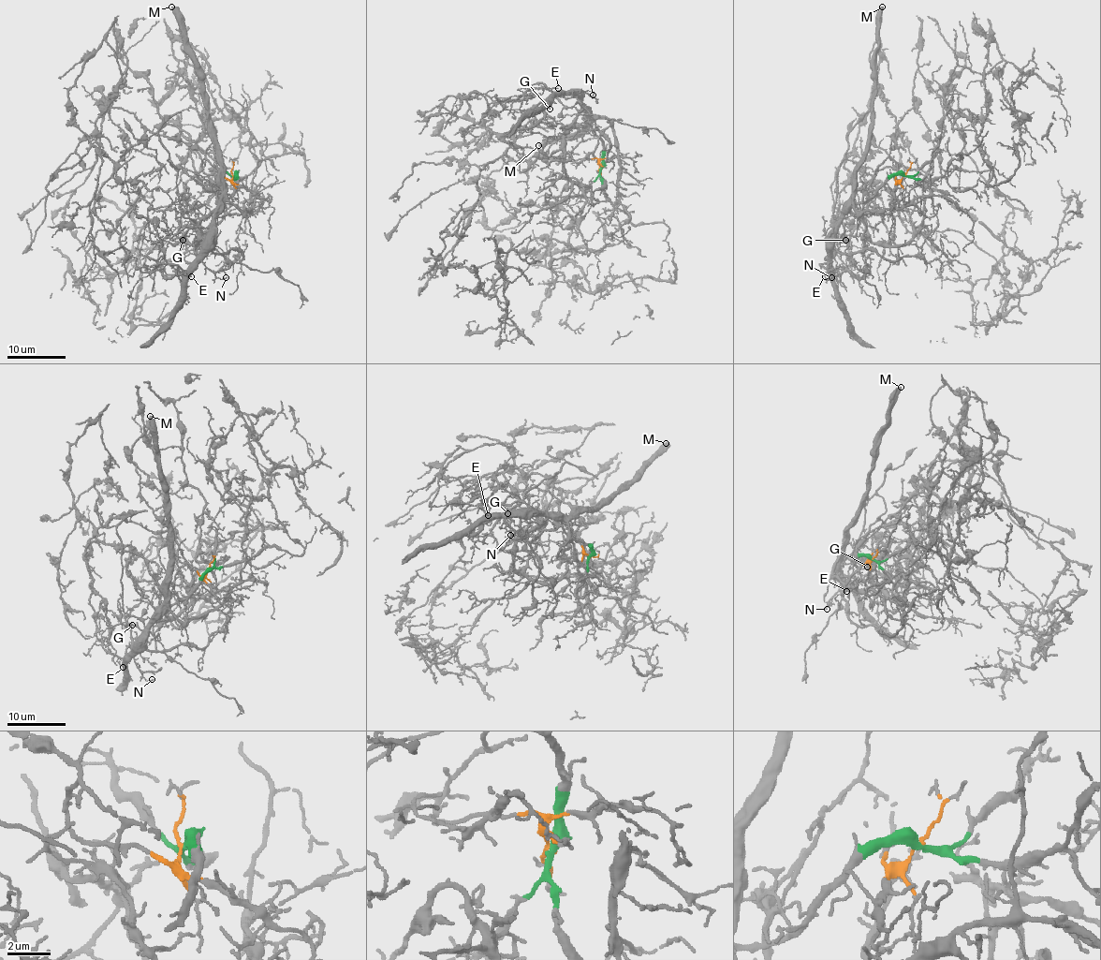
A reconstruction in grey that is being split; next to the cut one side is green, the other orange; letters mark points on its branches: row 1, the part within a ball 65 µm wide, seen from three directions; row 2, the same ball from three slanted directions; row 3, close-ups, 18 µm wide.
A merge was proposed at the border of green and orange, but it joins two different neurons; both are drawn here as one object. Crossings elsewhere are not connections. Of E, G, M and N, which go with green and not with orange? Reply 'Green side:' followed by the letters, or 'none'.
Green side: E, G, M, N

